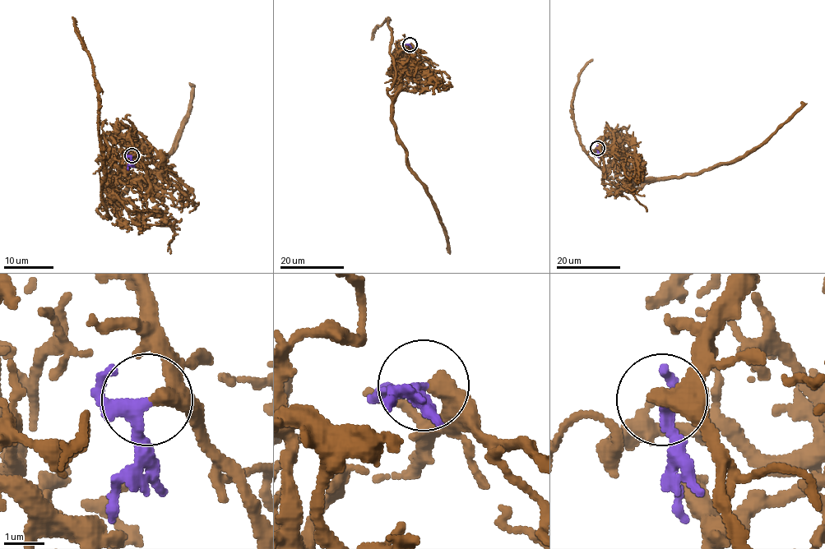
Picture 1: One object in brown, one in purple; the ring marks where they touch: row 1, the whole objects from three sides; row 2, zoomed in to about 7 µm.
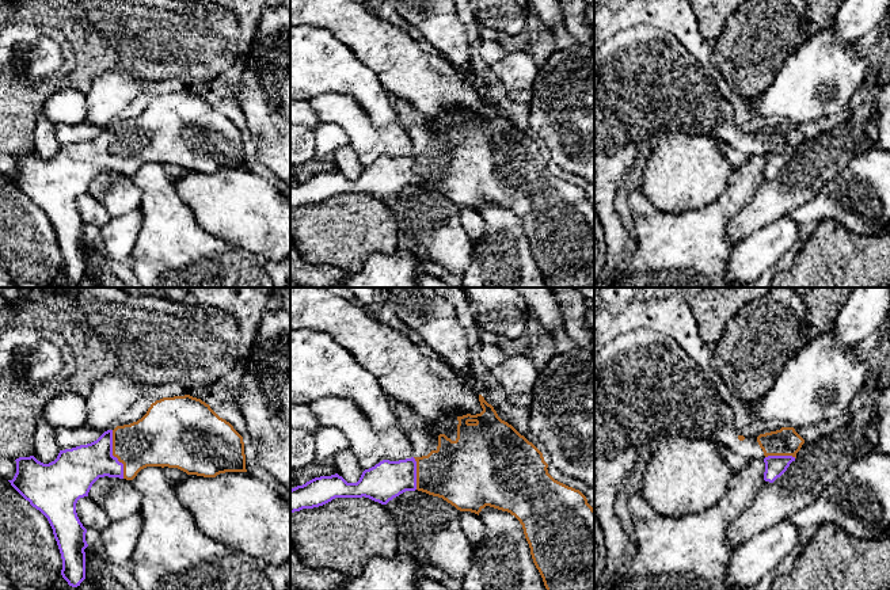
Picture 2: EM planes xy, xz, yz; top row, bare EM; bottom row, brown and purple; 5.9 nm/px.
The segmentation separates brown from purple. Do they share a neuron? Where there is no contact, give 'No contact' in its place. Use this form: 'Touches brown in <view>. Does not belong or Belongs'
Touches brown in xy. Belongs

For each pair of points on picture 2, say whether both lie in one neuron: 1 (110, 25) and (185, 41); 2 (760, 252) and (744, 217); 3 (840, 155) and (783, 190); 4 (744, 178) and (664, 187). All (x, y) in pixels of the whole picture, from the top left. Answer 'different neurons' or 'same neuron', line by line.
1: same neuron
2: different neurons
3: same neuron
4: different neurons

